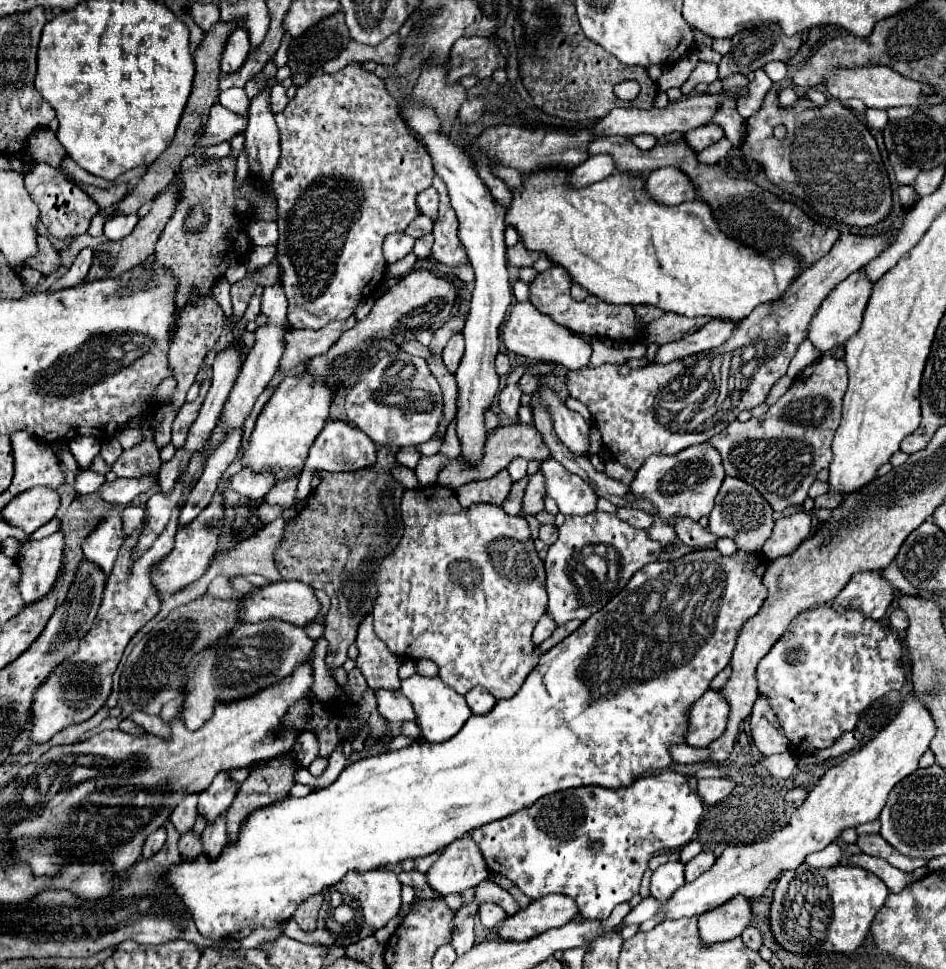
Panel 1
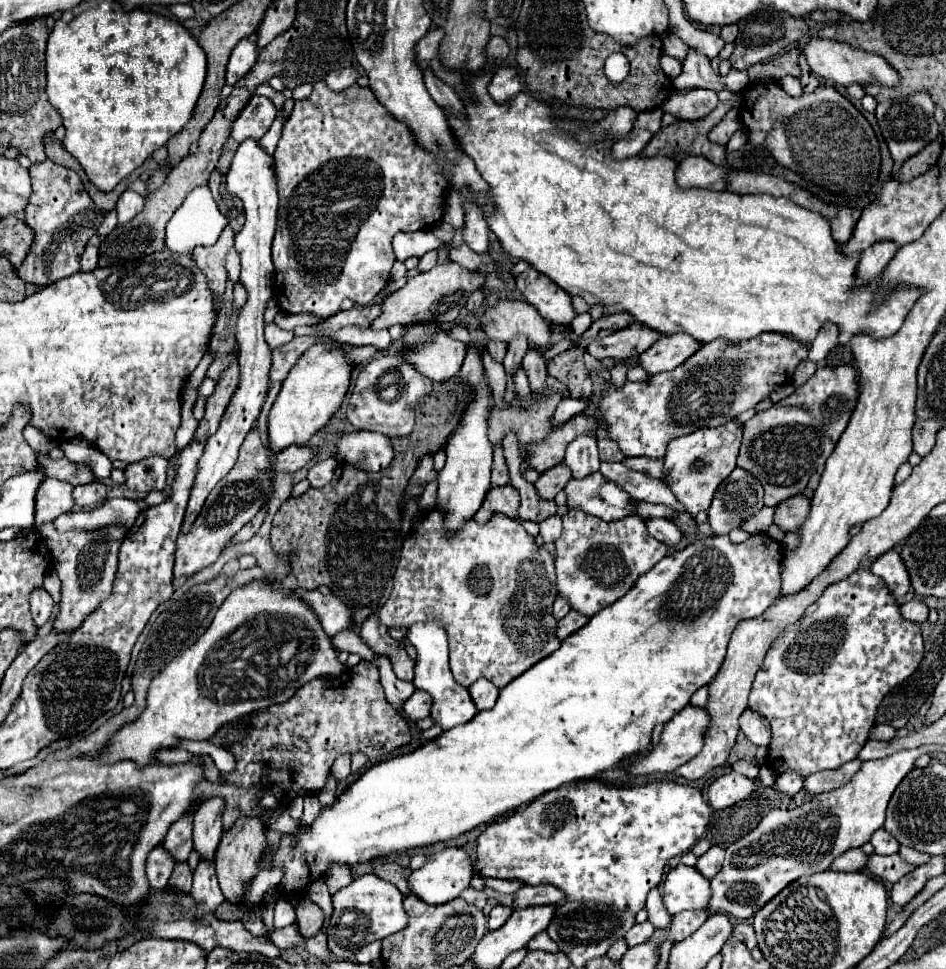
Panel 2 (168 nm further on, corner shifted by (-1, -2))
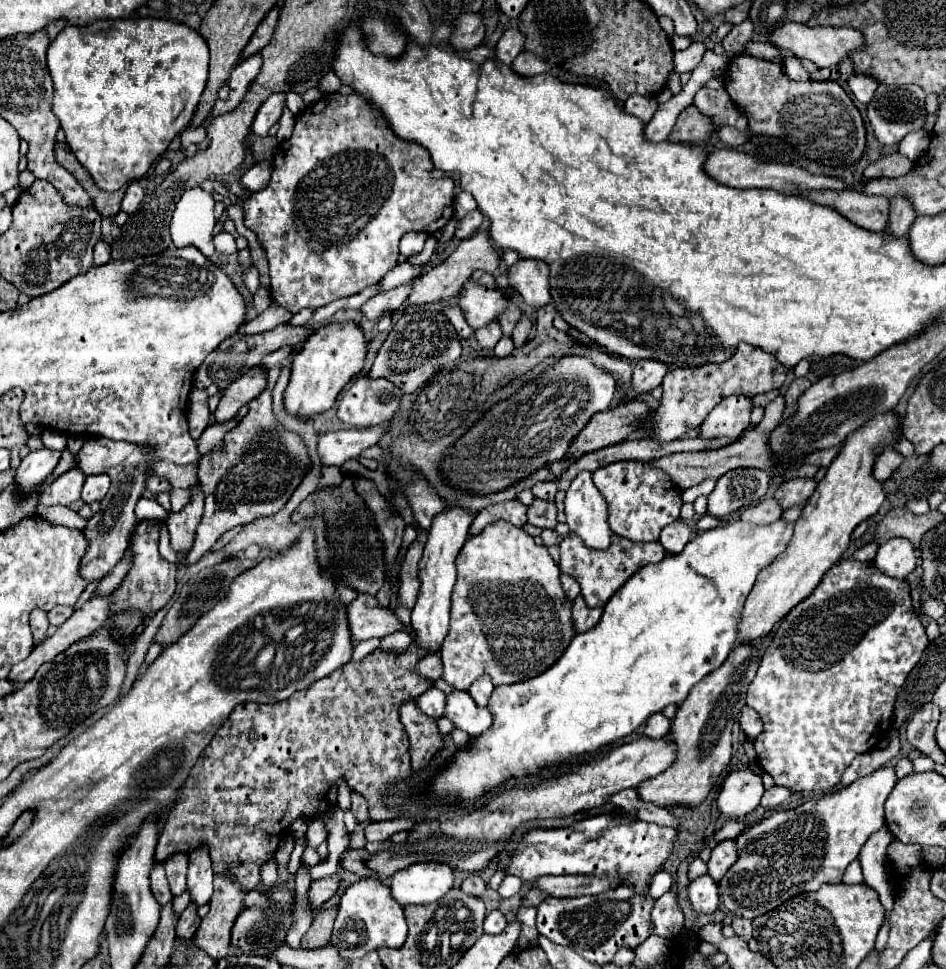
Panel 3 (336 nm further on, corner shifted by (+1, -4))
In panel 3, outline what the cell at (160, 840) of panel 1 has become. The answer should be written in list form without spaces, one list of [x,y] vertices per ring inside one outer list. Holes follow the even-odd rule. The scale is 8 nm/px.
[[[154,862],[152,870],[150,870],[150,882],[152,882],[152,894],[160,904],[166,904],[172,900],[172,892],[164,874],[164,864],[162,862]]]

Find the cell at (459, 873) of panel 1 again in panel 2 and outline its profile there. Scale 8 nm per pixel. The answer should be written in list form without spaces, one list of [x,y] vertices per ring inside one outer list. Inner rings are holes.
[[[444,848],[436,854],[428,856],[424,866],[420,866],[418,870],[414,870],[408,876],[408,888],[410,888],[410,894],[420,898],[422,902],[438,906],[438,904],[458,898],[460,892],[470,884],[472,876],[474,876],[474,870],[472,870],[472,862],[470,862],[468,852],[464,848]]]

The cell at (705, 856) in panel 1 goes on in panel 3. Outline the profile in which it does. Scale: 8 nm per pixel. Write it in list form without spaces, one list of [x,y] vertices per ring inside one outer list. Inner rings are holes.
[[[722,840],[712,850],[712,856],[708,860],[708,874],[714,878],[714,882],[718,882],[734,862],[736,862],[734,840]]]

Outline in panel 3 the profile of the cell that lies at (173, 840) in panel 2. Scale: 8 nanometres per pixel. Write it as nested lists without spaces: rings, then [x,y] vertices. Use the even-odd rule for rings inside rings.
[[[170,854],[164,862],[166,878],[170,882],[172,894],[180,896],[186,890],[186,868],[188,868],[188,854]]]

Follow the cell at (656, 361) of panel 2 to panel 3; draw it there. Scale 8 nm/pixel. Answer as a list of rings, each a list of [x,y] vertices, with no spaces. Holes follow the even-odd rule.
[[[638,360],[634,364],[634,376],[632,376],[634,394],[650,392],[652,388],[660,386],[666,370],[668,370],[666,362],[660,362],[660,360]]]

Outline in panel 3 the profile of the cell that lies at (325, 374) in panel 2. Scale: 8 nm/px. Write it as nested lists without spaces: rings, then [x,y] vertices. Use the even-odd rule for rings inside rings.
[[[326,324],[318,328],[302,346],[292,362],[292,374],[288,388],[284,392],[284,410],[290,416],[310,420],[316,414],[330,410],[340,394],[340,390],[362,370],[366,356],[366,340],[362,328],[346,324]]]

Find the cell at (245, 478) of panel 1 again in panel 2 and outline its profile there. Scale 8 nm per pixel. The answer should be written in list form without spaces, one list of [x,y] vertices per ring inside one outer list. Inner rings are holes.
[[[290,446],[282,450],[274,460],[274,472],[296,472],[314,458],[314,450],[308,446]]]

